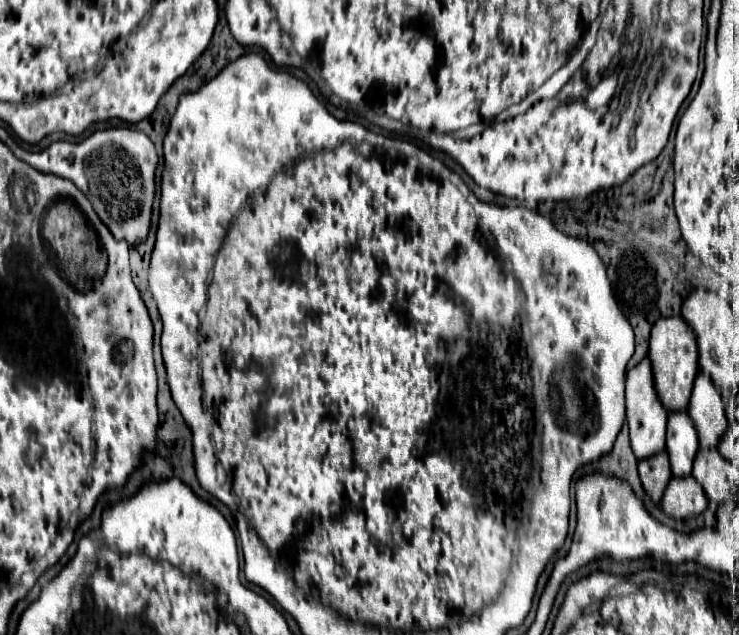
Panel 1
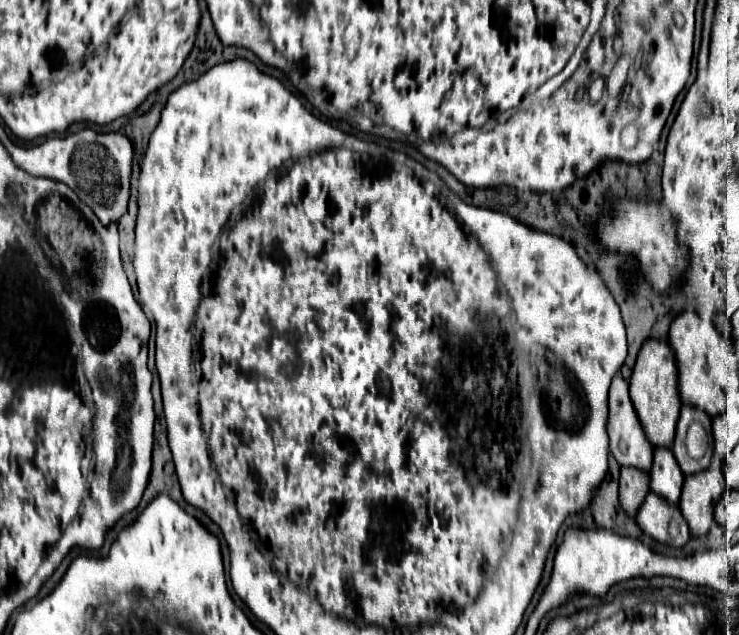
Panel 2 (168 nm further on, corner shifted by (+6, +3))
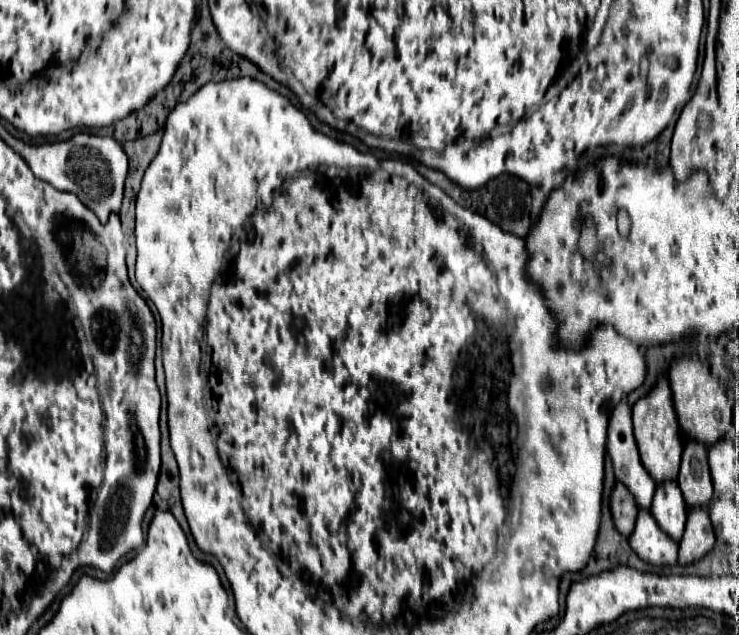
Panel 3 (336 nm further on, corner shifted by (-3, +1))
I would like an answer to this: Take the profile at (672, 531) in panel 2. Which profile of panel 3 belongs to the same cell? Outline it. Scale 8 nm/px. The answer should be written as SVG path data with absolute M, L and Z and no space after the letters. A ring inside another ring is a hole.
M640 510L636 528L628 538L638 558L652 566L674 566L678 562L678 544L660 530L648 510Z

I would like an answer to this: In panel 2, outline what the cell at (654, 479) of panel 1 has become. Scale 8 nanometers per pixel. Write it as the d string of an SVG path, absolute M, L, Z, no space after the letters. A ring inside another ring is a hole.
M621 468L619 500L629 516L637 516L637 510L641 508L647 492L649 492L649 472L641 472L639 468Z

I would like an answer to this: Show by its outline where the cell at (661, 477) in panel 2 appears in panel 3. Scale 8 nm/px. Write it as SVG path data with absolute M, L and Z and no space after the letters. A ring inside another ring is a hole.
M664 482L656 488L650 512L662 532L680 542L686 524L686 504L676 482Z

